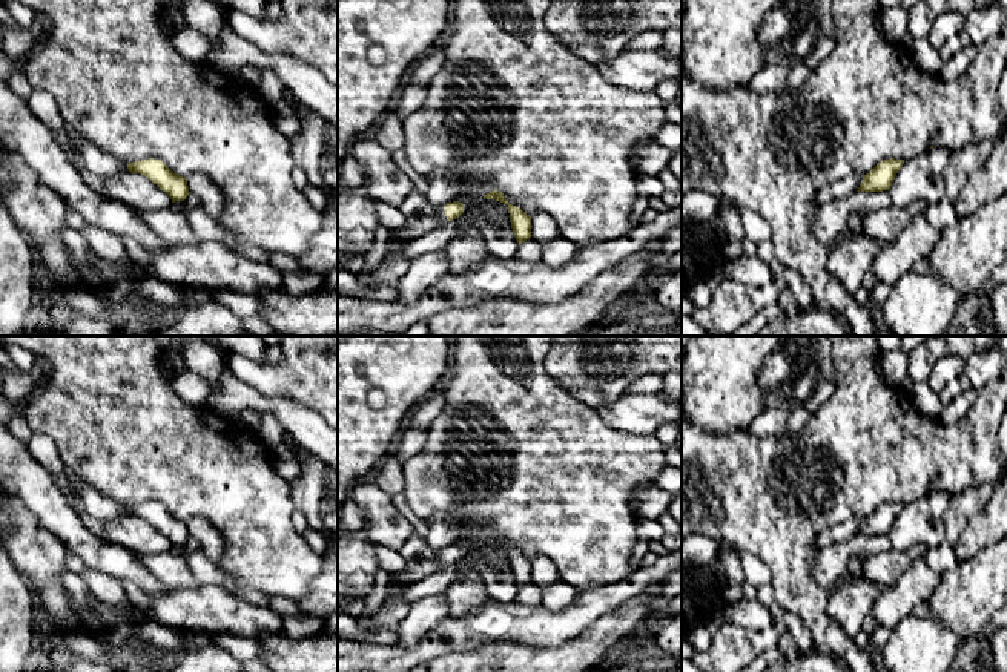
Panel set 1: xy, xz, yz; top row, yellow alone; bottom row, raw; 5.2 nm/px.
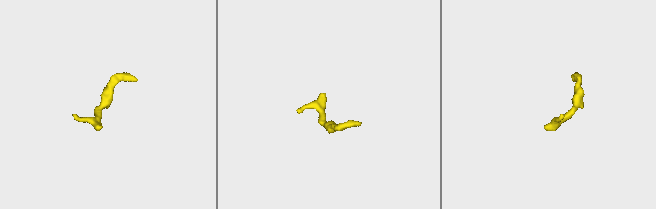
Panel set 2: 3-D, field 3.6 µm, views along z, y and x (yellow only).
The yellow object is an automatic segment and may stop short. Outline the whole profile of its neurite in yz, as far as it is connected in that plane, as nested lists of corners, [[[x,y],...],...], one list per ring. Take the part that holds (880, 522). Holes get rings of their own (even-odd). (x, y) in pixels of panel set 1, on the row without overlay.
[[[883,503],[869,517],[850,519],[829,529],[832,543],[841,543],[855,535],[889,534],[904,503]]]

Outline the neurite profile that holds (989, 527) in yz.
[[[1007,466],[989,505],[964,528],[955,555],[959,562],[973,558],[981,549],[1007,537]]]

